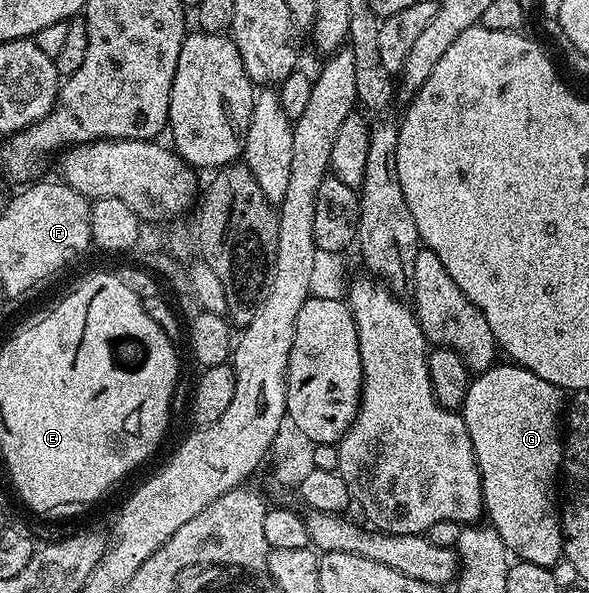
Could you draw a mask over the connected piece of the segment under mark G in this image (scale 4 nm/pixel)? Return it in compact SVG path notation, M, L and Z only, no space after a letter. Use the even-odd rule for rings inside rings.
M513 362L495 363L493 368L487 368L484 372L479 372L471 379L470 387L466 389L466 397L460 409L460 415L466 424L468 434L472 438L472 446L474 447L474 456L478 459L478 472L482 476L482 502L484 505L485 515L490 515L489 523L498 531L500 538L506 544L507 549L511 553L515 552L518 560L527 560L536 566L544 566L553 569L554 563L559 559L563 559L564 551L562 549L562 521L560 519L559 505L554 505L554 479L559 479L560 469L563 467L563 449L564 436L558 433L558 419L563 419L564 408L562 412L562 396L563 389L557 388L552 382L544 382L544 378L540 378L536 374L532 374L530 369L523 368Z

